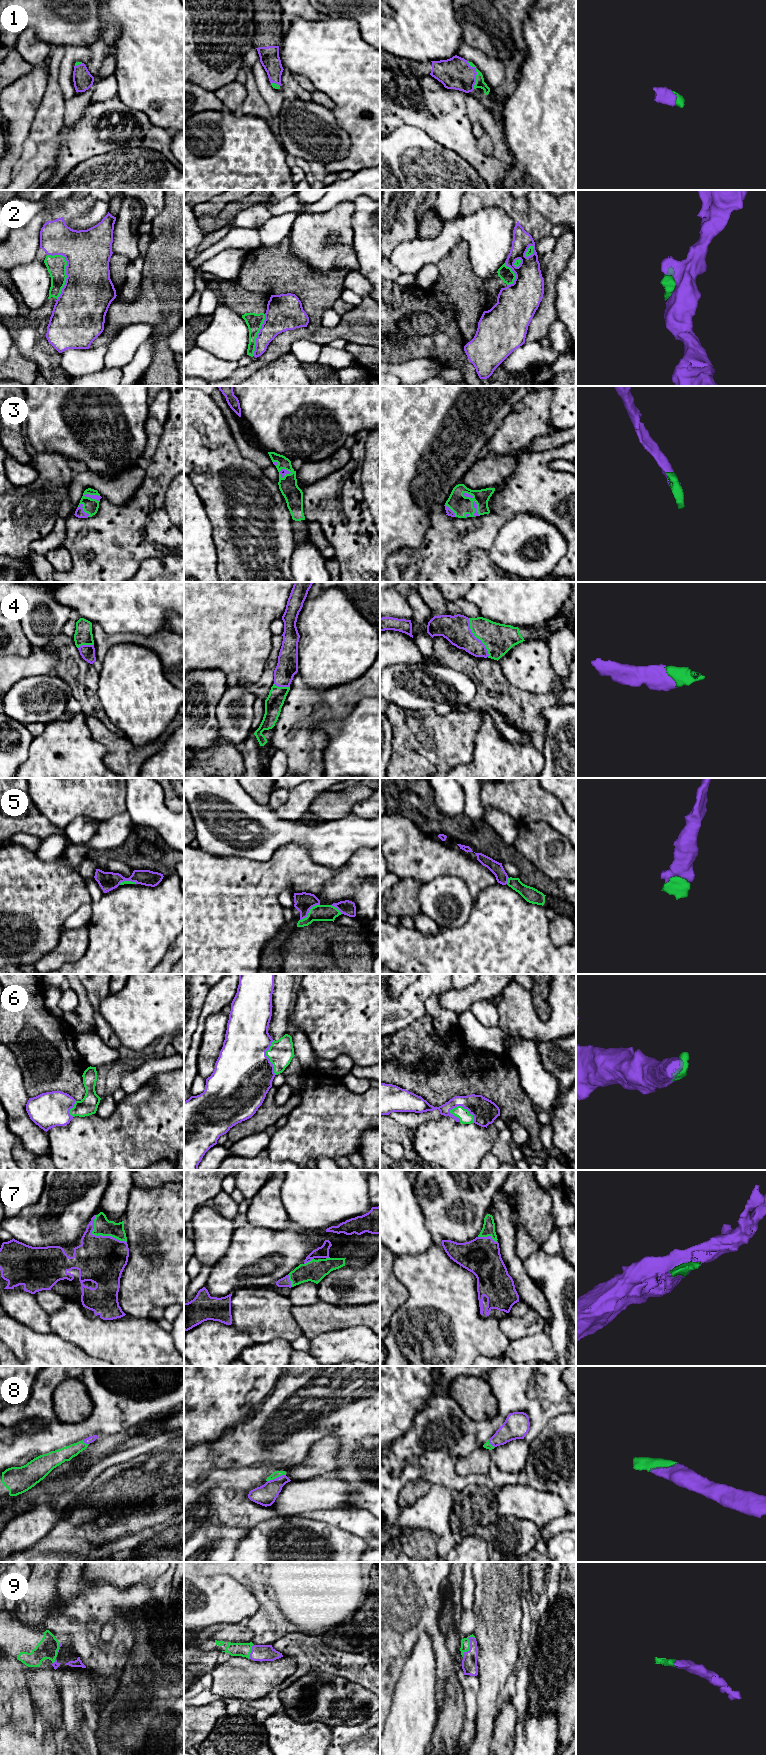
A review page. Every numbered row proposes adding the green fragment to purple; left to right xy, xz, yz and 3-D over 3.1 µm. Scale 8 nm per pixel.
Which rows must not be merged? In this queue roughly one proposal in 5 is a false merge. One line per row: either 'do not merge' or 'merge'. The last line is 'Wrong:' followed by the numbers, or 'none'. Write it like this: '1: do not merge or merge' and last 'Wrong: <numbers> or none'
1: merge
2: do not merge
3: merge
4: merge
5: merge
6: merge
7: merge
8: merge
9: merge
Wrong: 2

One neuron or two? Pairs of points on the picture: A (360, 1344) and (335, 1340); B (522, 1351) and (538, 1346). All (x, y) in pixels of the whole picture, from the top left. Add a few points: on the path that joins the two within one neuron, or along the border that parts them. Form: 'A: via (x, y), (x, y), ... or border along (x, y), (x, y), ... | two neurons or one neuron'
A: via (354, 1344), (341, 1344) | one neuron
B: via (526, 1349), (534, 1347) | one neuron

